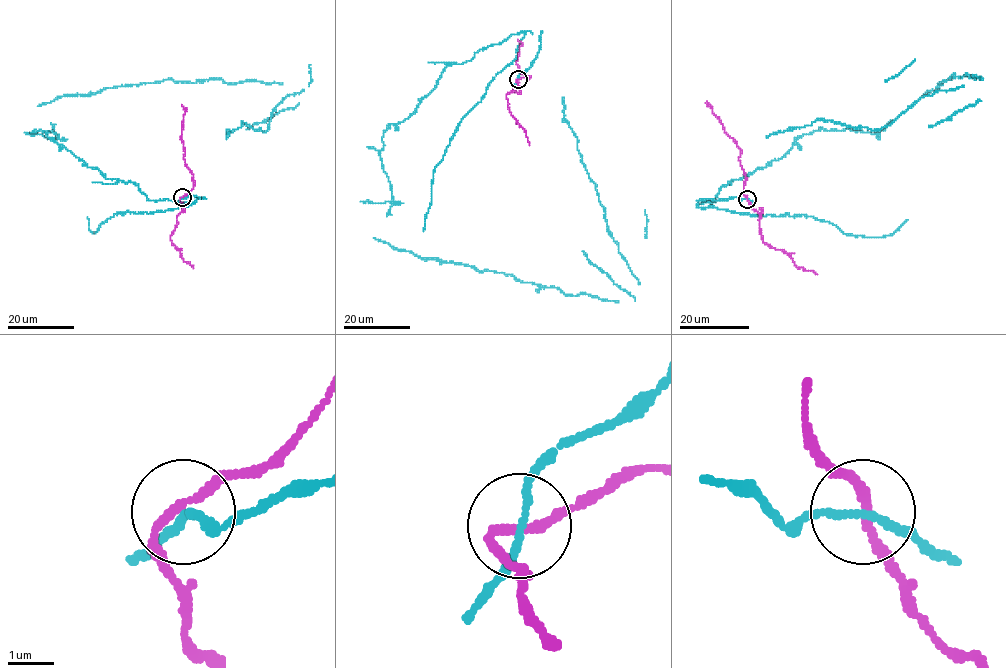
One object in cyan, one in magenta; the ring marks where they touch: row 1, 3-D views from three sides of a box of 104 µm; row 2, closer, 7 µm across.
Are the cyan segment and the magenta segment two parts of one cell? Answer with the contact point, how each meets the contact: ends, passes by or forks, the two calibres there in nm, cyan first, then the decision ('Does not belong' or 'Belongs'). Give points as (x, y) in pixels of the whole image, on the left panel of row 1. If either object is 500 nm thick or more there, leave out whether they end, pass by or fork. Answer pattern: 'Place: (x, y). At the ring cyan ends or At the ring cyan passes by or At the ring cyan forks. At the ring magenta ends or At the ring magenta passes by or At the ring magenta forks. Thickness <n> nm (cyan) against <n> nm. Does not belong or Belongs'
Place: (182, 197). At the ring cyan passes by. At the ring magenta passes by. Thickness 150 nm (cyan) against 180 nm. Does not belong

